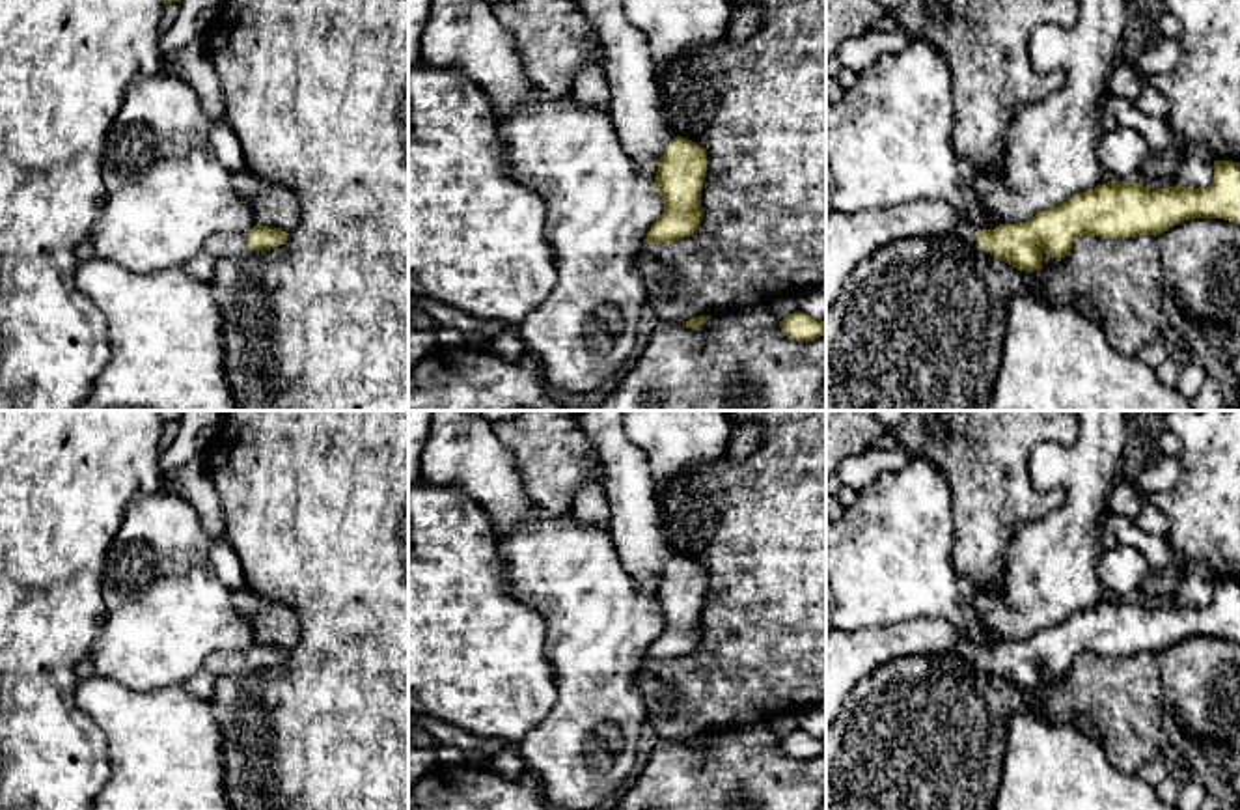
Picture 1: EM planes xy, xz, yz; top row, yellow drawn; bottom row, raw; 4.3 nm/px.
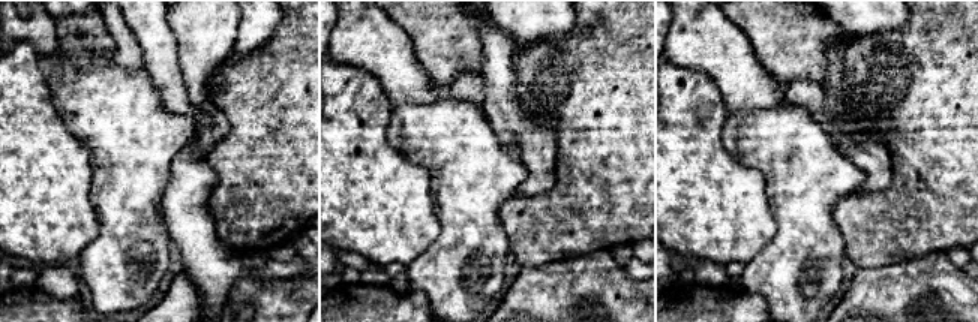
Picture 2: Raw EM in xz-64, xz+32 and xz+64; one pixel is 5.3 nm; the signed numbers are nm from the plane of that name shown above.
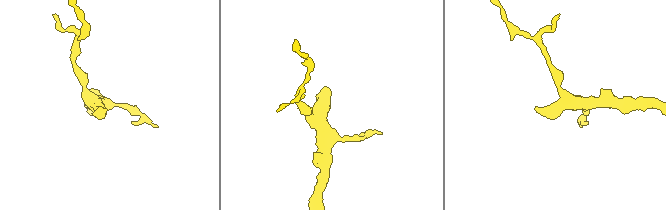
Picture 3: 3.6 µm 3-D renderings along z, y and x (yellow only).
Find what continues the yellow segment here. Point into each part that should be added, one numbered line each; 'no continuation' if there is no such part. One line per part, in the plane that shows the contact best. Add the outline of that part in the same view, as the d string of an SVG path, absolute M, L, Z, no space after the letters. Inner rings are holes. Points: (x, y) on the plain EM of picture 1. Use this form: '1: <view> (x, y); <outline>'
1: xz (634, 517); M578 411L604 467L610 532L627 571L660 577L675 551L666 543L647 455L628 439L623 411Z

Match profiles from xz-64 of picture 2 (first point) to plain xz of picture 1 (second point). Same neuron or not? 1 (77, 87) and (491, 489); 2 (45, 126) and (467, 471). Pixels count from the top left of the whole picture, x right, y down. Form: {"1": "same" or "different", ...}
{"1": "different", "2": "different"}

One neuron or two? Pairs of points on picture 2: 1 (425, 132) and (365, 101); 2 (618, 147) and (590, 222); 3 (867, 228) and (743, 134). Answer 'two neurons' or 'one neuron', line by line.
1: two neurons
2: one neuron
3: two neurons

